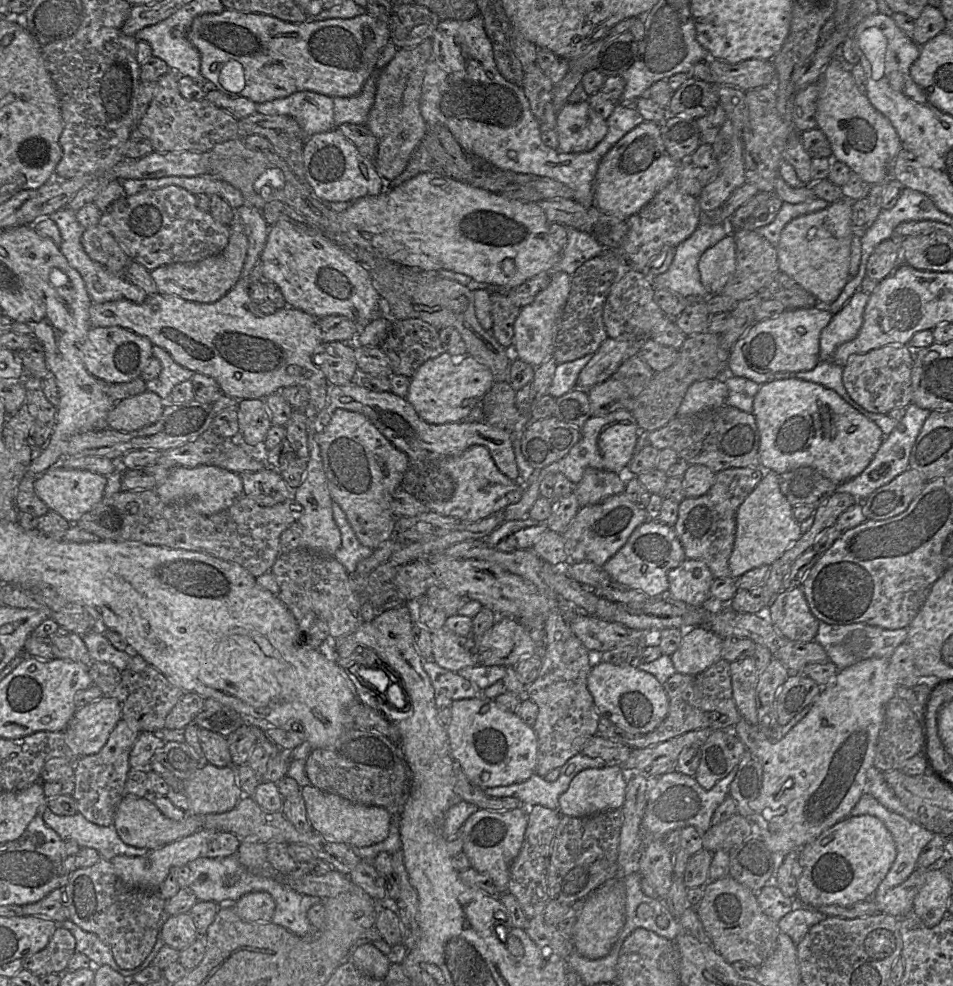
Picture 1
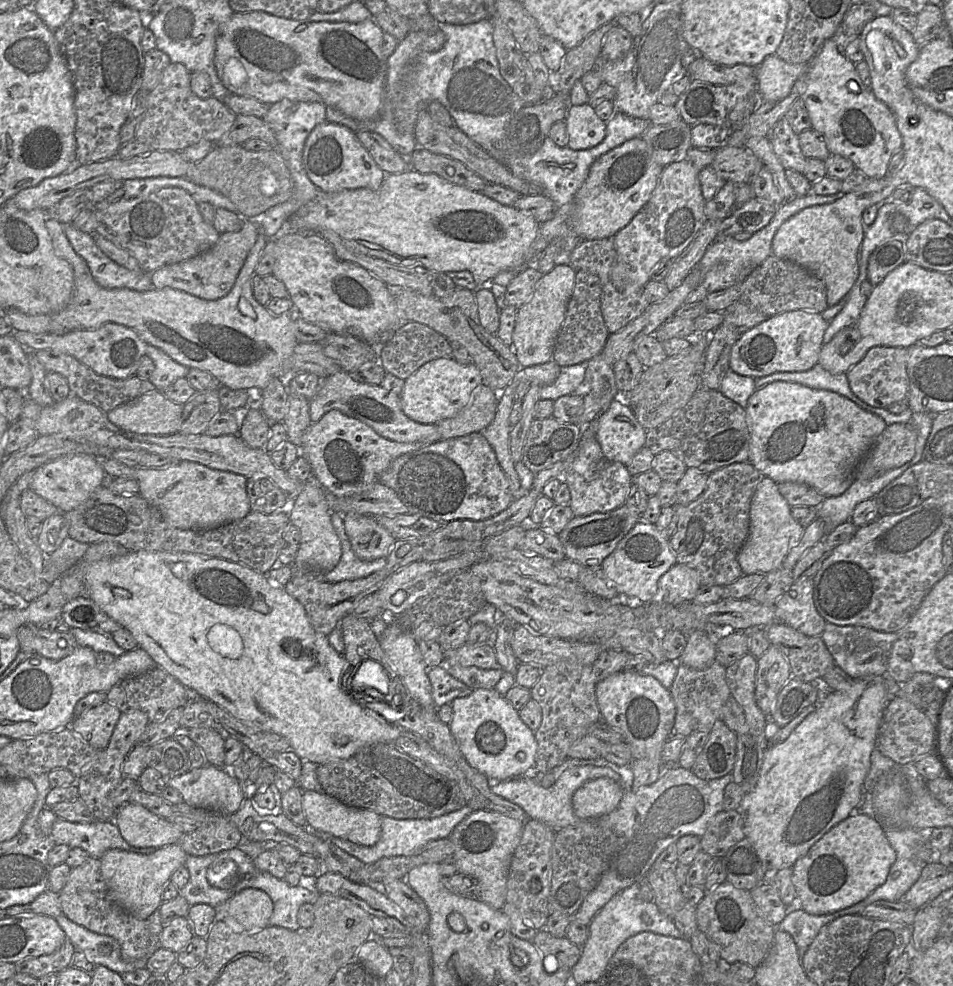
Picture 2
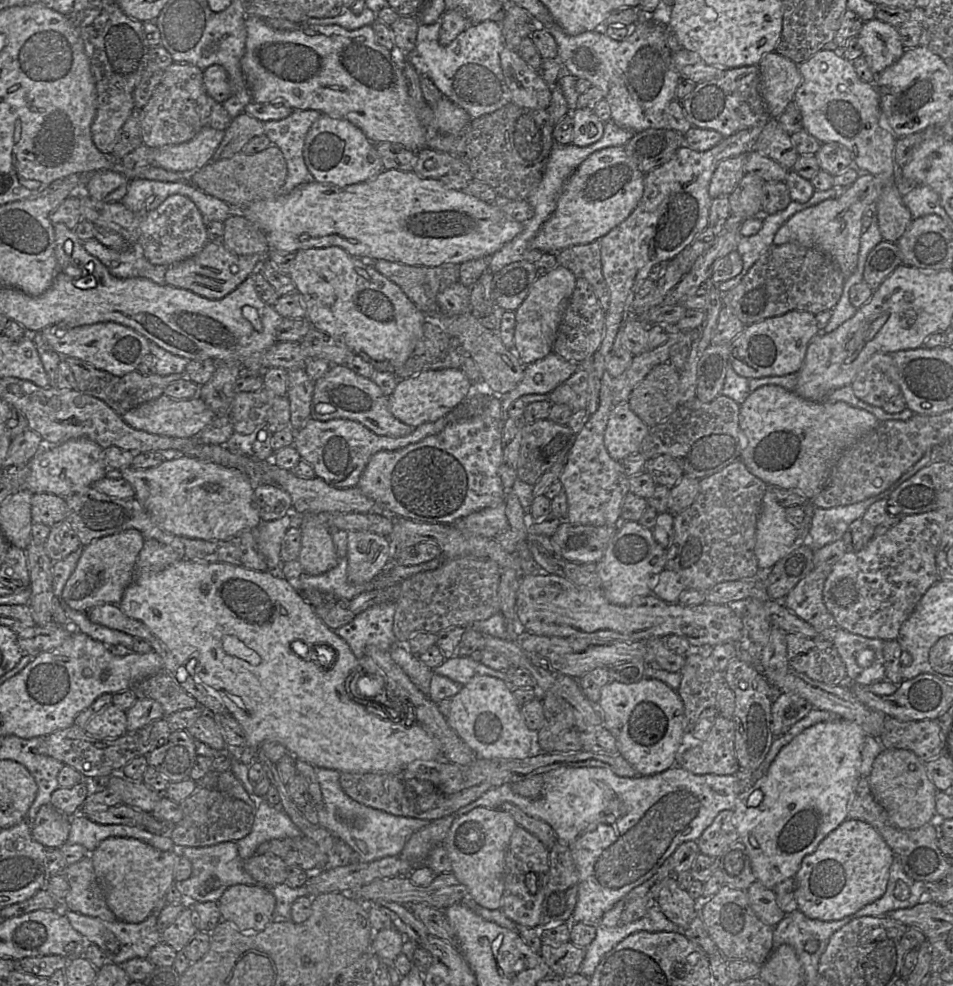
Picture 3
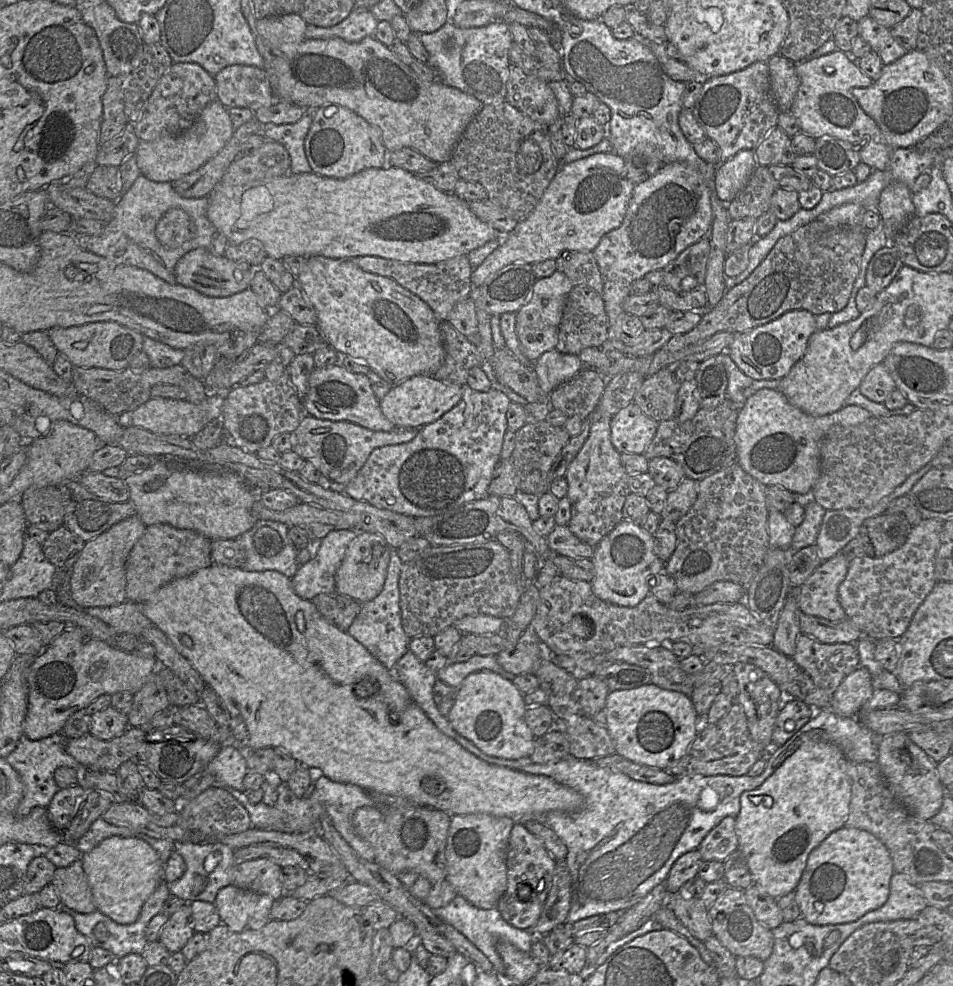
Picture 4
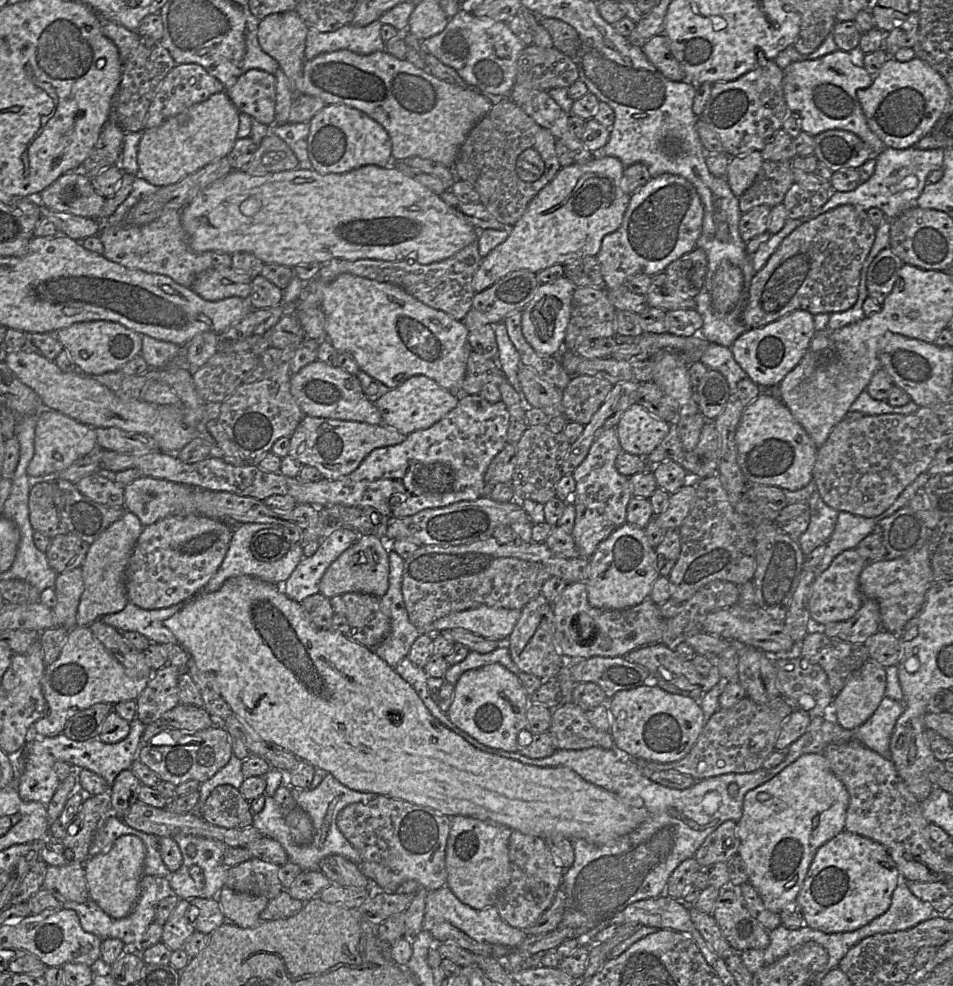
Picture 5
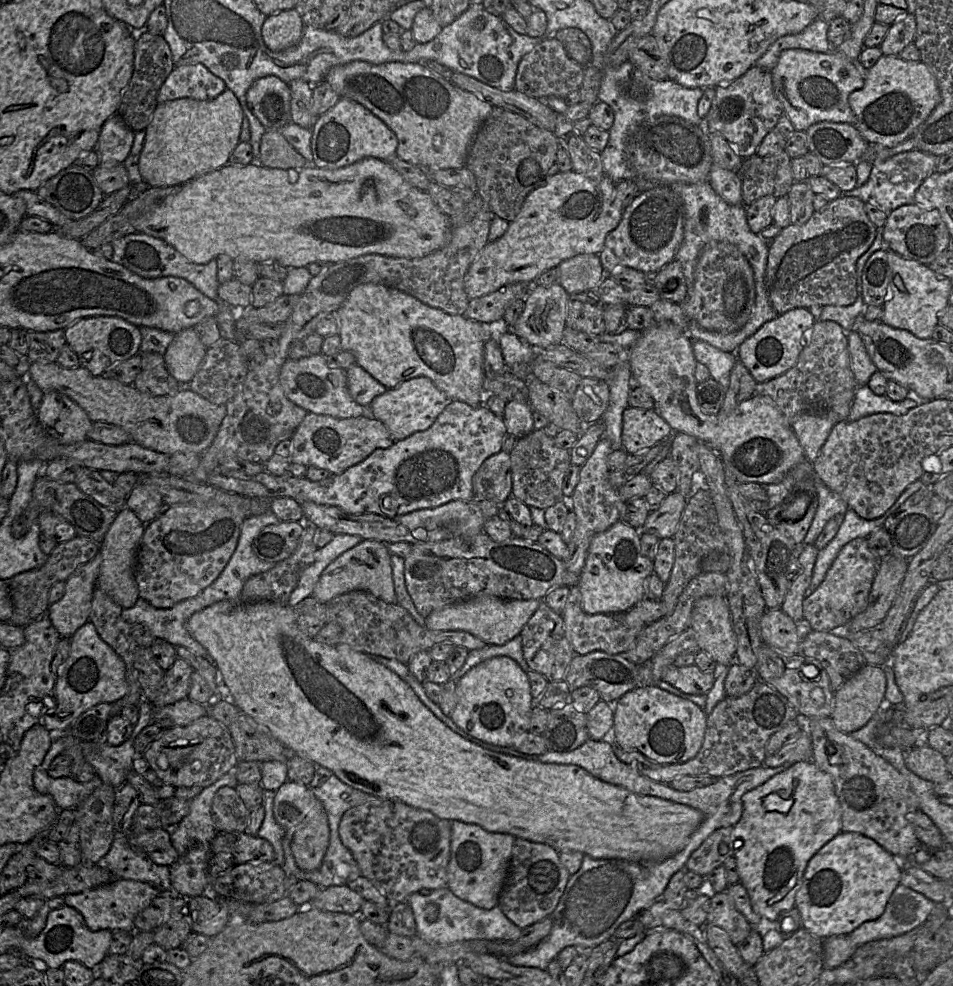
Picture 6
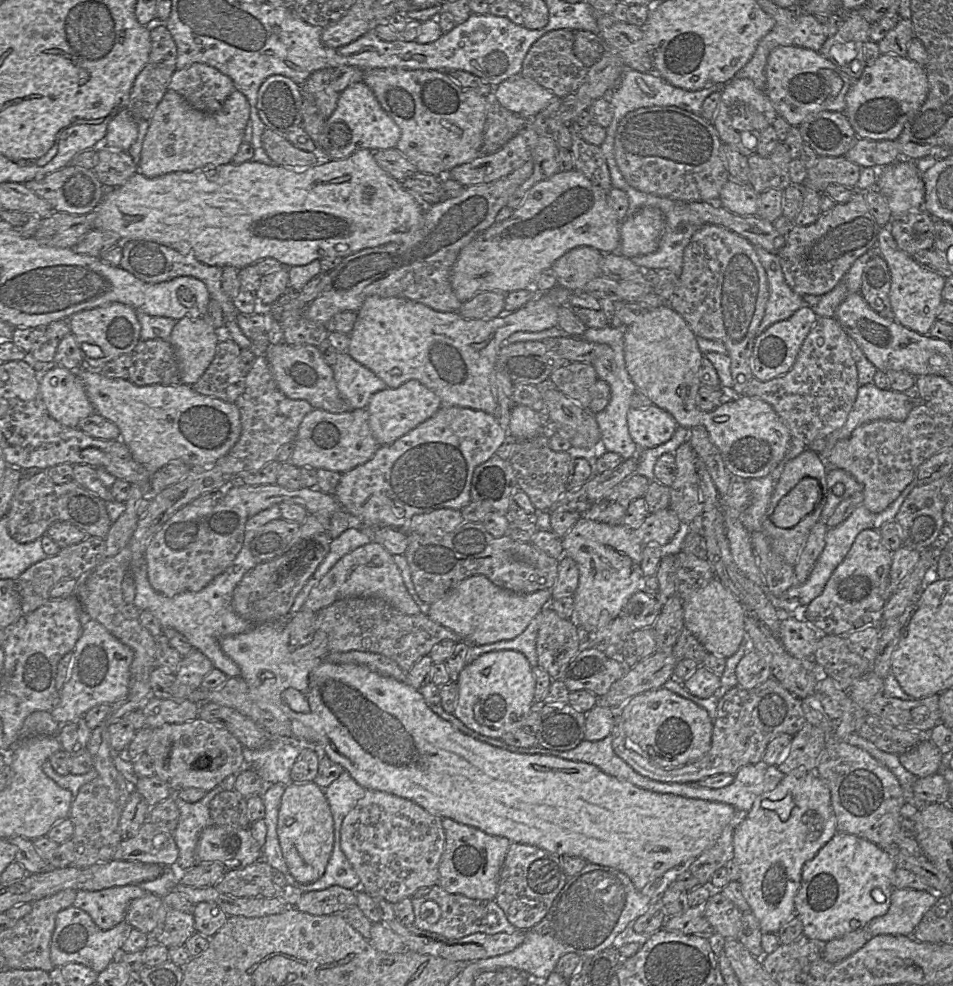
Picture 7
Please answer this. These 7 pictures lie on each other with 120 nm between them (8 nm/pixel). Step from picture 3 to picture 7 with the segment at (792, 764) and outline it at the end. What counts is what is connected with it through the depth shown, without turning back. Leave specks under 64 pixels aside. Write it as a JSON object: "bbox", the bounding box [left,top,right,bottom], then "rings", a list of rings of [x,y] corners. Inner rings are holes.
{"bbox":[733,768,836,933],"rings":[[[798,768],[787,774],[771,791],[758,796],[750,811],[734,823],[733,861],[739,871],[742,892],[763,933],[777,933],[794,914],[794,898],[802,877],[804,864],[836,834],[836,816],[831,793],[816,772]]]}

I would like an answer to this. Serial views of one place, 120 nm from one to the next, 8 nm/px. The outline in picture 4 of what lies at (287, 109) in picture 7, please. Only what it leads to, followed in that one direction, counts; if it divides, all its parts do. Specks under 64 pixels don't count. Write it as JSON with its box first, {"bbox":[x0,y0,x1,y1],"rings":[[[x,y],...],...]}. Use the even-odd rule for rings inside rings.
{"bbox":[215,65,274,112],"rings":[[[230,65],[215,76],[216,99],[226,108],[248,108],[255,112],[270,107],[274,94],[265,69]]]}

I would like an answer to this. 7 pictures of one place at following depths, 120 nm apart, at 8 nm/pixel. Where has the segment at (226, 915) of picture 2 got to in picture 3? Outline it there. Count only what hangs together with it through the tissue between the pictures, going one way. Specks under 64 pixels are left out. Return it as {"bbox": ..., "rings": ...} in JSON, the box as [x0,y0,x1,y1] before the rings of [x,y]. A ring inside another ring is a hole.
{"bbox":[216,884,275,933],"rings":[[[238,884],[229,887],[216,902],[221,920],[243,933],[258,933],[272,921],[275,898],[260,885]]]}

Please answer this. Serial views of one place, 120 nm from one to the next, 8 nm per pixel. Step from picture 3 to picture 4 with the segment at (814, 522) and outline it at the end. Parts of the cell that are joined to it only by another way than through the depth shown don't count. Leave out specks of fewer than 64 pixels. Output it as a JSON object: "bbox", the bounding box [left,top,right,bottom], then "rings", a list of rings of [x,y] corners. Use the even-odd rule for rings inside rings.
{"bbox":[815,463,930,561],"rings":[[[930,463],[910,475],[872,508],[826,510],[815,544],[821,561],[841,553],[847,543],[859,535],[866,519],[884,514],[894,499],[908,495],[914,485],[930,470],[929,467]]]}

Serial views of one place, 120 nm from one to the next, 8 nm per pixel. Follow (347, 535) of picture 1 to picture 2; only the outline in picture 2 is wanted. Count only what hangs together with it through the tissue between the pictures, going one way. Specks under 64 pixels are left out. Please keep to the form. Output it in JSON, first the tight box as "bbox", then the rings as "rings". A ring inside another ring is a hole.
{"bbox":[323,512,386,583],"rings":[[[331,512],[331,523],[340,539],[342,554],[338,564],[331,571],[323,575],[324,581],[336,583],[343,580],[364,578],[386,565],[386,557],[372,561],[363,561],[355,555],[346,534],[341,514]]]}

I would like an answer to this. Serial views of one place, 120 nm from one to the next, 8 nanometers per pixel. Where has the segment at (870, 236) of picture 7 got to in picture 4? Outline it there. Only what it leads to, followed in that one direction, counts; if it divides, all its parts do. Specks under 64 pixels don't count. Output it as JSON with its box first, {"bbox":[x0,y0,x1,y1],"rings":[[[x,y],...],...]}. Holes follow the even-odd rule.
{"bbox":[661,220,868,352],"rings":[[[813,220],[780,238],[766,258],[740,284],[727,289],[720,302],[703,312],[700,322],[689,332],[673,335],[661,348],[676,352],[704,341],[717,332],[743,333],[779,318],[791,310],[807,310],[814,315],[841,311],[848,303],[860,270],[868,230],[859,226],[831,227]]]}

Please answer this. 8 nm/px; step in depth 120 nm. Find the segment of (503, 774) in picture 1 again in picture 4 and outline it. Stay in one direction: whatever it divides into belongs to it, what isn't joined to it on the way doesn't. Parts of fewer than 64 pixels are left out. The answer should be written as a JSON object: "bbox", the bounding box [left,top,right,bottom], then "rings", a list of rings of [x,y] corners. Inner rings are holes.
{"bbox":[447,670,536,760],"rings":[[[480,670],[470,673],[455,690],[454,704],[447,714],[452,728],[484,754],[518,760],[528,758],[536,738],[524,720],[526,704],[514,683],[501,675]]]}

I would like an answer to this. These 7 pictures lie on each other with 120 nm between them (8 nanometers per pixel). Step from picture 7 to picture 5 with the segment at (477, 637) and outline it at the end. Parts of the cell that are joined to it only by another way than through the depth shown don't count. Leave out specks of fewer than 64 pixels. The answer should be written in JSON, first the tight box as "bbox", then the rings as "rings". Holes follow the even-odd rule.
{"bbox":[431,605,521,643],"rings":[[[480,605],[461,611],[451,612],[432,623],[431,635],[454,628],[467,629],[485,638],[506,643],[513,631],[521,610],[494,608]]]}

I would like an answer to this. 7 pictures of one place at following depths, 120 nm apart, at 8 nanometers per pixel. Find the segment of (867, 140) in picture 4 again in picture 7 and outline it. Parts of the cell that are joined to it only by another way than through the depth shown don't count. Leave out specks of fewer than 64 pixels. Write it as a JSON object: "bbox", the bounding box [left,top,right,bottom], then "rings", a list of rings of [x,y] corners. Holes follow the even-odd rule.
{"bbox":[766,46,858,126],"rings":[[[777,46],[767,59],[766,93],[779,116],[799,126],[810,114],[821,111],[845,113],[845,96],[858,79],[852,79],[819,52],[799,46]]]}

